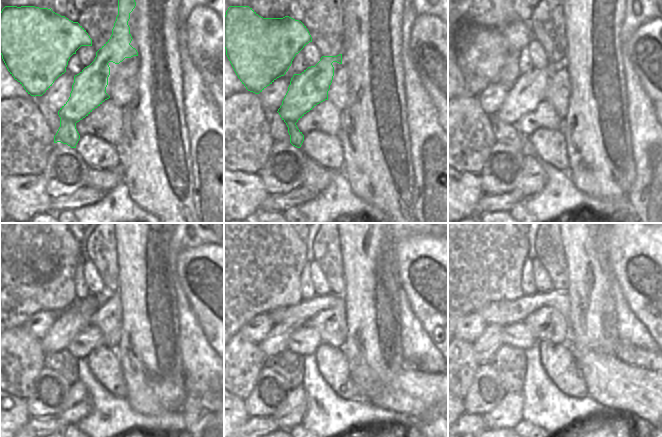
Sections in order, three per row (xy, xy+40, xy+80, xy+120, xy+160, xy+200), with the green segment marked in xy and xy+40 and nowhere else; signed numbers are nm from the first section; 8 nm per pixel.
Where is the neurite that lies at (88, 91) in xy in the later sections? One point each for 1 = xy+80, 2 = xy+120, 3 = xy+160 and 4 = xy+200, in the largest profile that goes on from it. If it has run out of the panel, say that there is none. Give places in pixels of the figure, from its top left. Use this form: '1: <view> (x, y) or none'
1: xy+80 (529, 90)
2: xy+120 (69, 323)
3: xy+160 (281, 335)
4: xy+200 (499, 336)

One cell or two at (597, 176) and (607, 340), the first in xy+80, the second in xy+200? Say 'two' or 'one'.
one

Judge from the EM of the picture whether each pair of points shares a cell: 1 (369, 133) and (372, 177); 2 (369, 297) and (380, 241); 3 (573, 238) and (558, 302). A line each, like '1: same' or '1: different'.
1: same
2: same
3: different

